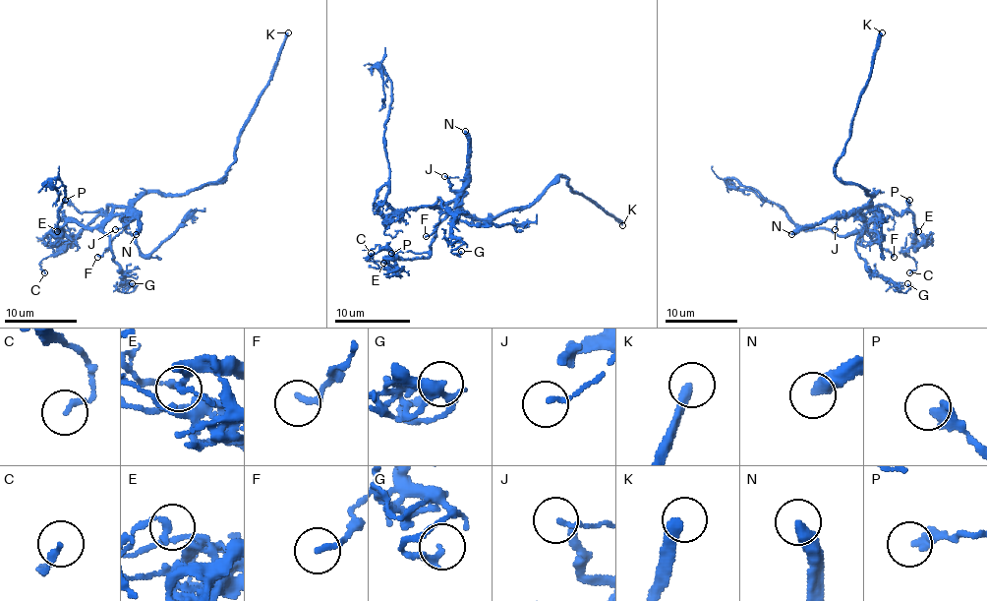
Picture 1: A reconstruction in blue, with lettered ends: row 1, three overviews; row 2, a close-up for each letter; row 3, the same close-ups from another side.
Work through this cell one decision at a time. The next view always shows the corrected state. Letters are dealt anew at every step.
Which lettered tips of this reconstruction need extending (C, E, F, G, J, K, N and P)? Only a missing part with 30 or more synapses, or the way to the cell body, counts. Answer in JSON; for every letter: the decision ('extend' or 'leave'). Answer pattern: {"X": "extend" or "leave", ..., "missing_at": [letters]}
{"C": "leave", "E": "leave", "F": "leave", "G": "leave", "J": "leave", "K": "extend", "N": "extend", "P": "leave", "missing_at": ["K", "N"]}

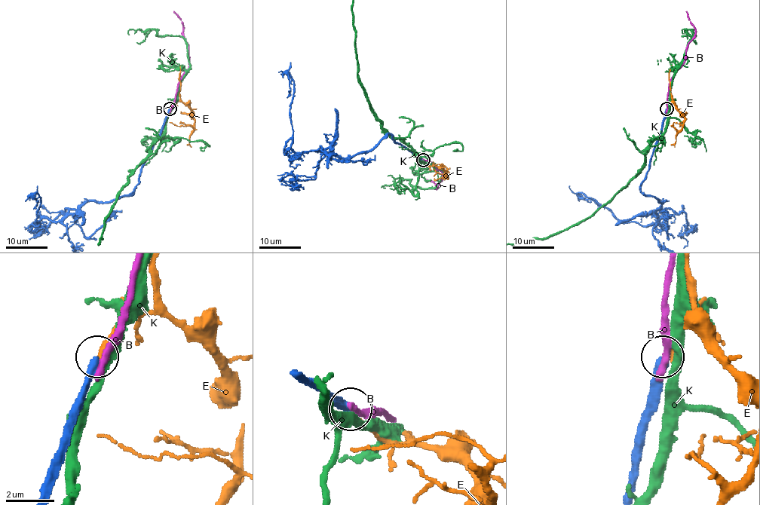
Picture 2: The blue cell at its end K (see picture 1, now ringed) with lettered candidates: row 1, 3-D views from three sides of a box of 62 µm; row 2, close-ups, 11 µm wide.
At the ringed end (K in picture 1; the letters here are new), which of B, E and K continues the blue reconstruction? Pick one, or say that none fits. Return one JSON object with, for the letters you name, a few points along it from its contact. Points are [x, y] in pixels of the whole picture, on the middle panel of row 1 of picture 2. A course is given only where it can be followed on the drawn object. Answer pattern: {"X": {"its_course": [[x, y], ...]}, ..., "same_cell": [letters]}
{"same_cell": []}

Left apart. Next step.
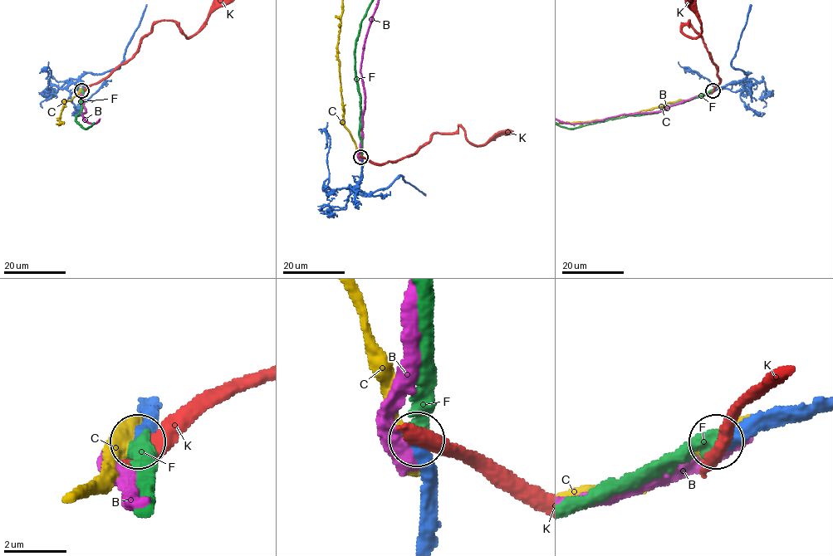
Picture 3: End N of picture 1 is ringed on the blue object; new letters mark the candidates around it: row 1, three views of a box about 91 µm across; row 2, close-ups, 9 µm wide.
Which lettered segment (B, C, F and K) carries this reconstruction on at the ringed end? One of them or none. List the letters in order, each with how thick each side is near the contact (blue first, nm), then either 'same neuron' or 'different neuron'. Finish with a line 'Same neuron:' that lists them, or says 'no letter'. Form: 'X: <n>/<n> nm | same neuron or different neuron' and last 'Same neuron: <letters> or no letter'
B: 600/600 nm | different neuron
C: 600/700 nm | different neuron
F: 550/460 nm | same neuron
K: 550/480 nm | different neuron
Same neuron: F

